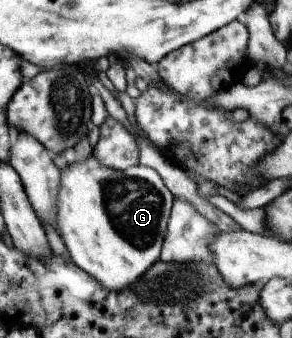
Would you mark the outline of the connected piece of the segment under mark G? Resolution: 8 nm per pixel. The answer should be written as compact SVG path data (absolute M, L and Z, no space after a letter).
M92 156L86 161L68 164L62 173L62 185L58 194L58 229L71 259L88 275L95 277L112 293L130 289L148 273L151 265L161 260L165 236L169 228L175 194L155 169L138 164L126 171L116 171L100 163Z

